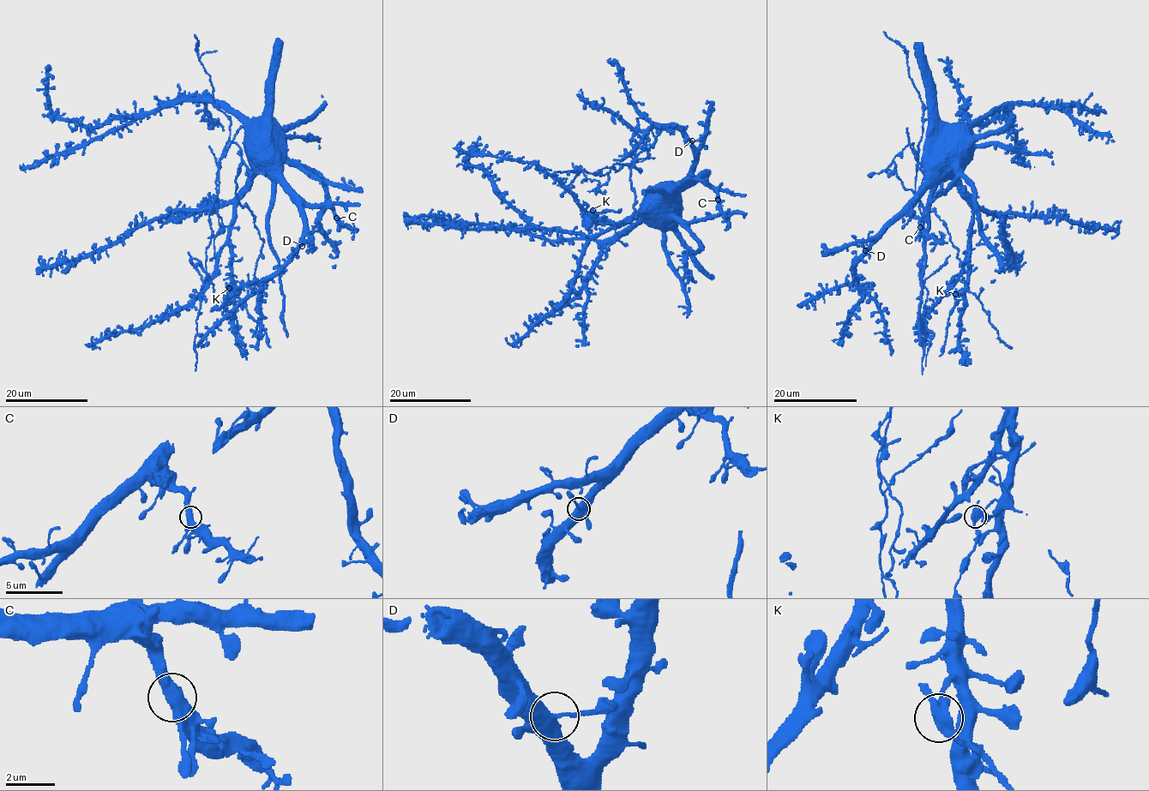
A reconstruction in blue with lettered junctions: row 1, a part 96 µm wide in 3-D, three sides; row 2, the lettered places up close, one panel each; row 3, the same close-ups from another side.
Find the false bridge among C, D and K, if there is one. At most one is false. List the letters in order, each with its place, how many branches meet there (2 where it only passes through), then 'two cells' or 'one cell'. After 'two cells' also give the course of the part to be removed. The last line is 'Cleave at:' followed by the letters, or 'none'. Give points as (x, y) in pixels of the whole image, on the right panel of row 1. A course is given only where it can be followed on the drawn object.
C: at (920, 227); 3 branches meet; one cell
D: at (865, 250); 3 branches meet; one cell
K: at (955, 294); 3 branches meet; two cells
Cleave at: K

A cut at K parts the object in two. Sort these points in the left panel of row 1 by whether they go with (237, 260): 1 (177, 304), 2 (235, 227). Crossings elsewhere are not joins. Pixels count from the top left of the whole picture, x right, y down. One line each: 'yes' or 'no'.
1: yes
2: yes

